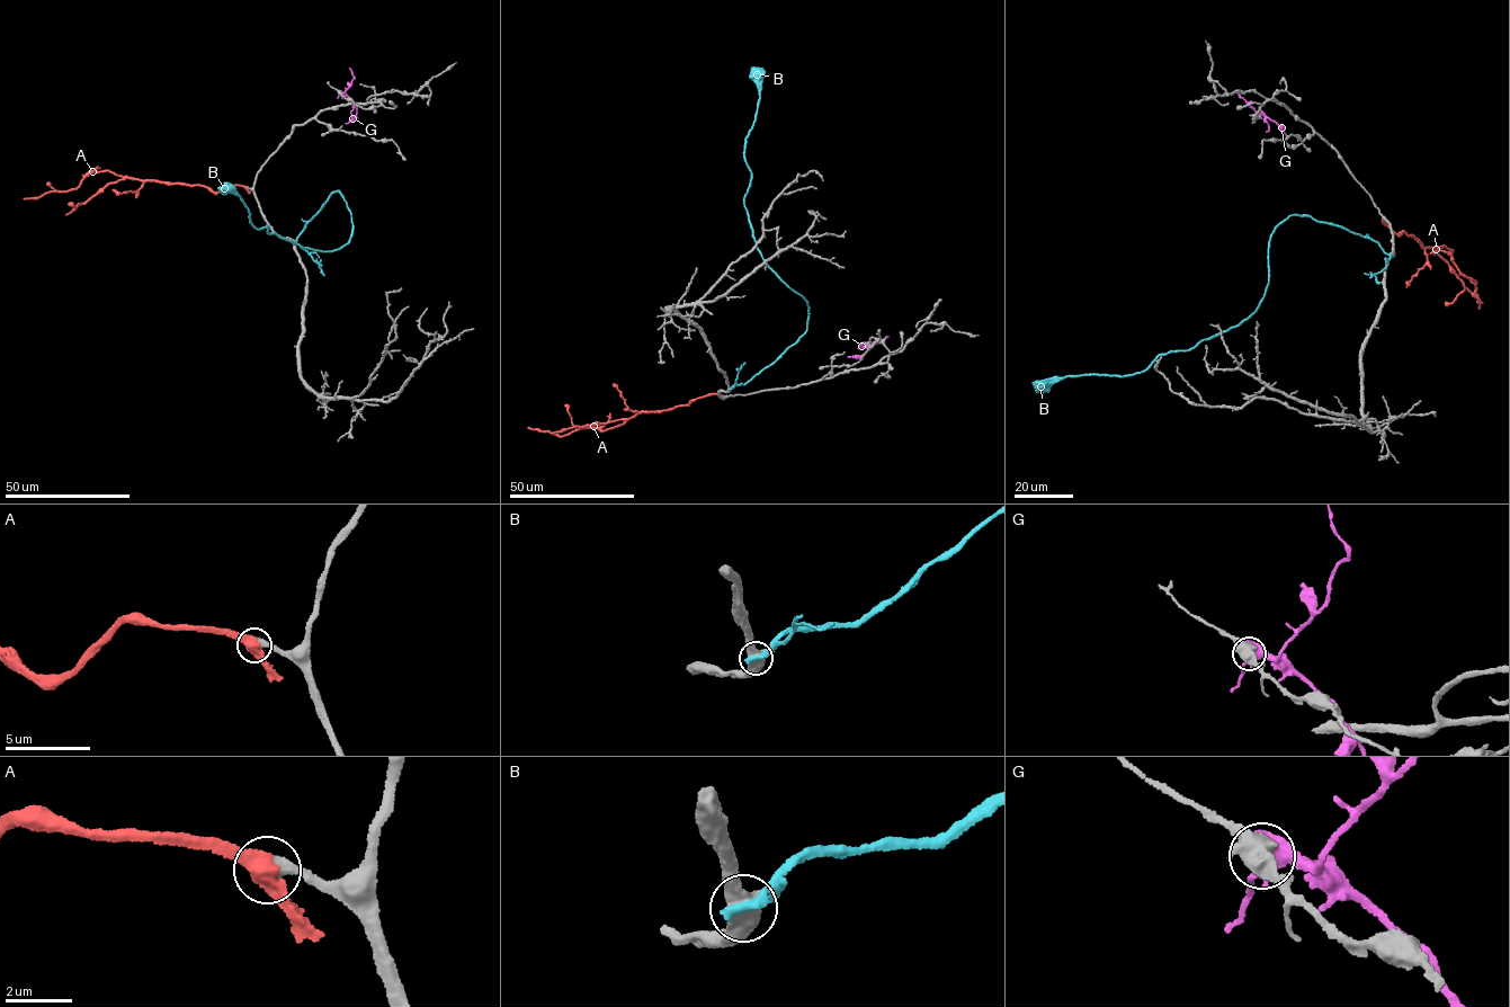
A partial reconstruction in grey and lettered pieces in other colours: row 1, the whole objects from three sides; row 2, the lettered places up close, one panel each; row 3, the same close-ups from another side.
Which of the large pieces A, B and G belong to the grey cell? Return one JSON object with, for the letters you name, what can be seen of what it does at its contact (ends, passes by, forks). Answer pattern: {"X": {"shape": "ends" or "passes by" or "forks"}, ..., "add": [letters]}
{"A": {"shape": "passes by"}, "add": ["A"]}

